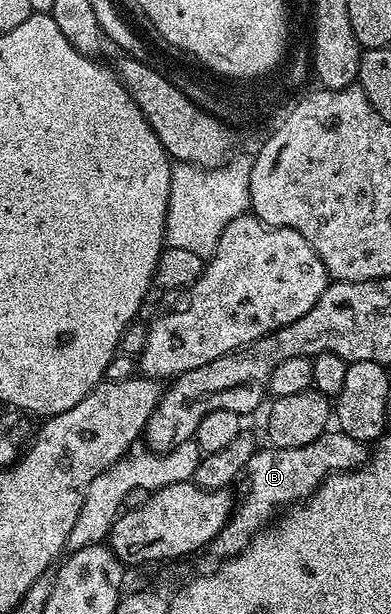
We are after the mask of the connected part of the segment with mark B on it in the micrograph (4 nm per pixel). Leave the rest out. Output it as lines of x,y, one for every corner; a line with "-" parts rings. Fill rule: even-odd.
327,429
311,445
299,445
298,447
274,447
266,446
264,449
258,449
247,461
243,472
243,483
245,479
245,496
240,496
239,502
234,506
233,515
223,525
223,529
213,538
211,551
220,557
232,557
238,555
243,548
249,545
249,540
259,531
264,531
270,523
278,518
279,513
306,500
316,491
317,487
329,475
335,475
338,471
351,471
354,467
361,466
367,459
366,444
355,441
355,437
347,437
339,429

